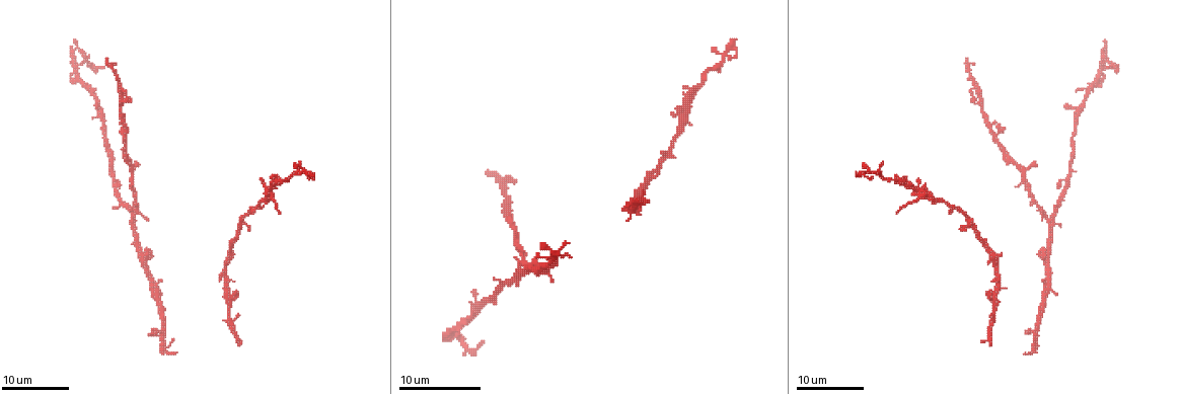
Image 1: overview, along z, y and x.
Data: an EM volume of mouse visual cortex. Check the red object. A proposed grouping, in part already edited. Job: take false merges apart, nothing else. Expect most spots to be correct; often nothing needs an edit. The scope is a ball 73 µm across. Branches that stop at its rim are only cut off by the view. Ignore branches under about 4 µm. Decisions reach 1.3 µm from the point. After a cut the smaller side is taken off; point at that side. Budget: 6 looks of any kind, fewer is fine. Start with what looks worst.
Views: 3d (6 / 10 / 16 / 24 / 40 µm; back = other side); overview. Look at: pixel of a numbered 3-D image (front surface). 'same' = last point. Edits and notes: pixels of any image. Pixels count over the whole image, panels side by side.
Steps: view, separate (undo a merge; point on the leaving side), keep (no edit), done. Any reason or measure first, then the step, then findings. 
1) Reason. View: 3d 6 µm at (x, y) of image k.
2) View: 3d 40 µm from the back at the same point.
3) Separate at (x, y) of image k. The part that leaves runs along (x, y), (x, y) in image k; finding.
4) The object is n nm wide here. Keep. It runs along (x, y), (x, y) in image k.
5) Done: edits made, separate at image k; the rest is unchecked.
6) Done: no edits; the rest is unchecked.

Thin arm on a thick one. View: 3d 16 µm at (682, 116) of image 1.

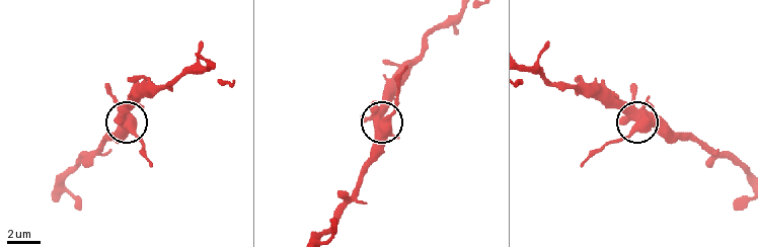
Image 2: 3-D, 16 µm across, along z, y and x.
Zoom in. View: 3d 10 µm at (637, 126) of image 2.

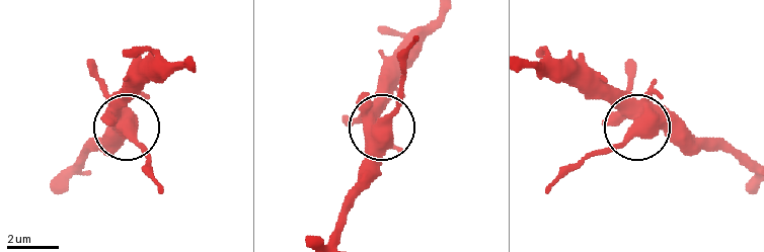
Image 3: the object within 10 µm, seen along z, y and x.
5 arms meet here. Separate at (139, 144) of image 3. The part that leaves runs along (380, 138), (399, 100), (401, 55), (416, 37) in image 3; two neurons meet here.

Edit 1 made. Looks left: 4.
View: overview.

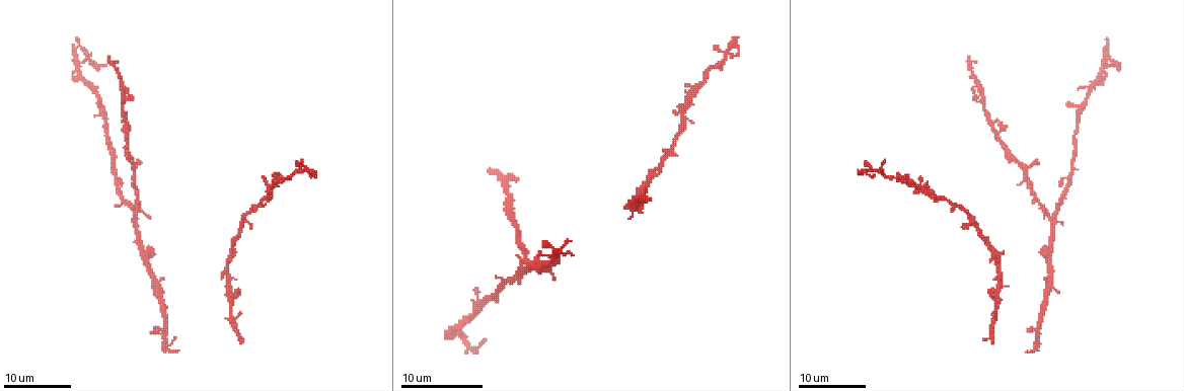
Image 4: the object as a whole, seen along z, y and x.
Four-way junction. View: 3d 16 µm at (231, 317) of image 4.

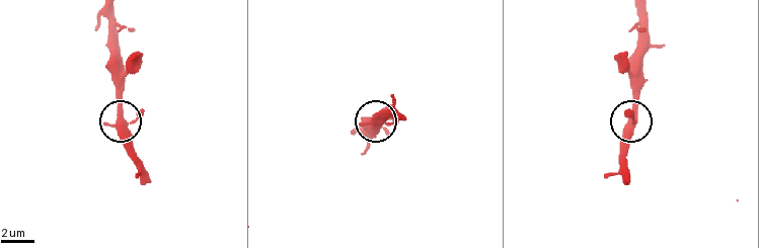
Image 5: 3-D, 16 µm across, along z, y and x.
Zoom in. View: 3d 10 µm at (120, 115) of image 5.

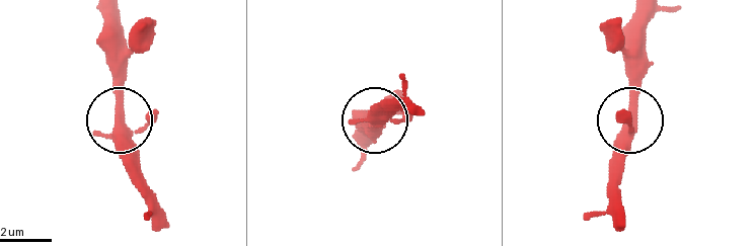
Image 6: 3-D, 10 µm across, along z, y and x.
The object is 340 nm wide here. Keep. Continuous, no second neuron.

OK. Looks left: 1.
Done: edits made, separate at image 3; the rest is unchecked.

